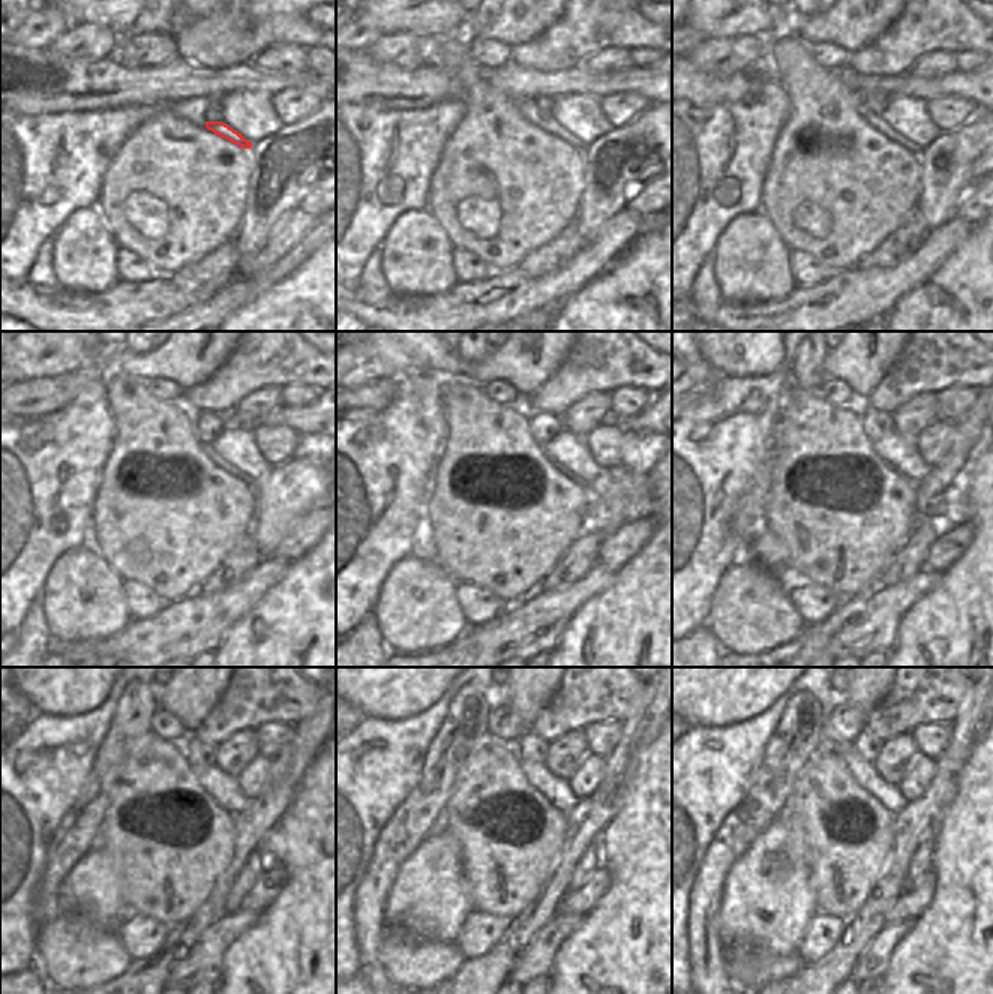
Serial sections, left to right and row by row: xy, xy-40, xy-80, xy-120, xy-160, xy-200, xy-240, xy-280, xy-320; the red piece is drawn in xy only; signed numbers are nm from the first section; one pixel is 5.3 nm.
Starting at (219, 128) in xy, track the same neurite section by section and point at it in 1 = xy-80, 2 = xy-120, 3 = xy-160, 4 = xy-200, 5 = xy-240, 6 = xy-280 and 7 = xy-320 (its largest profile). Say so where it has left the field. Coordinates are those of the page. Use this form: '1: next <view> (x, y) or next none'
1: next xy-80 (876, 101)
2: next xy-120 (209, 426)
3: next xy-160 (543, 426)
4: next xy-200 (876, 425)
5: next xy-240 (198, 753)
6: next xy-280 (530, 747)
7: next xy-320 (867, 745)

